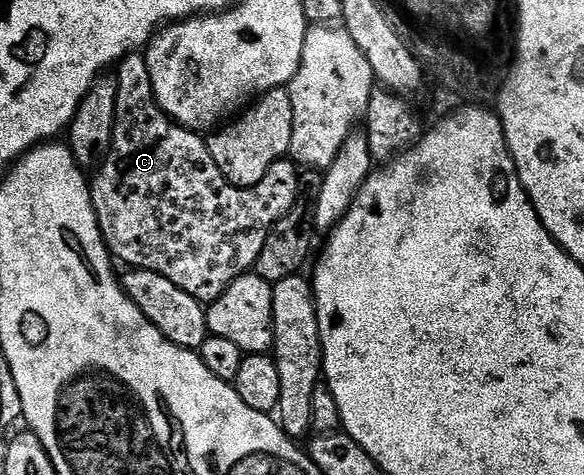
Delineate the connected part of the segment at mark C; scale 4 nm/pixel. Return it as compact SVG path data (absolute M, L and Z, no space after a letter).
M141 53L127 54L117 67L116 77L118 79L118 99L116 100L114 139L110 145L111 150L108 152L108 156L101 166L97 167L96 173L93 175L95 178L92 178L90 182L90 198L94 202L98 227L102 230L102 238L106 241L106 248L119 263L121 263L120 261L127 262L125 264L127 267L135 270L160 272L160 276L168 276L168 280L172 280L172 284L176 284L176 288L182 288L184 292L188 292L188 296L194 296L203 304L215 302L228 288L228 284L232 284L232 280L236 280L241 274L247 273L253 267L256 256L260 256L260 252L264 248L264 240L268 240L268 232L272 232L274 225L293 208L295 202L299 201L299 167L293 161L283 160L272 164L272 168L268 168L264 180L260 180L260 184L234 186L222 175L220 168L216 168L216 160L212 160L212 152L207 139L201 133L185 130L177 122L172 122L169 116L159 108L158 101L154 99L152 76L148 72L146 59Z

